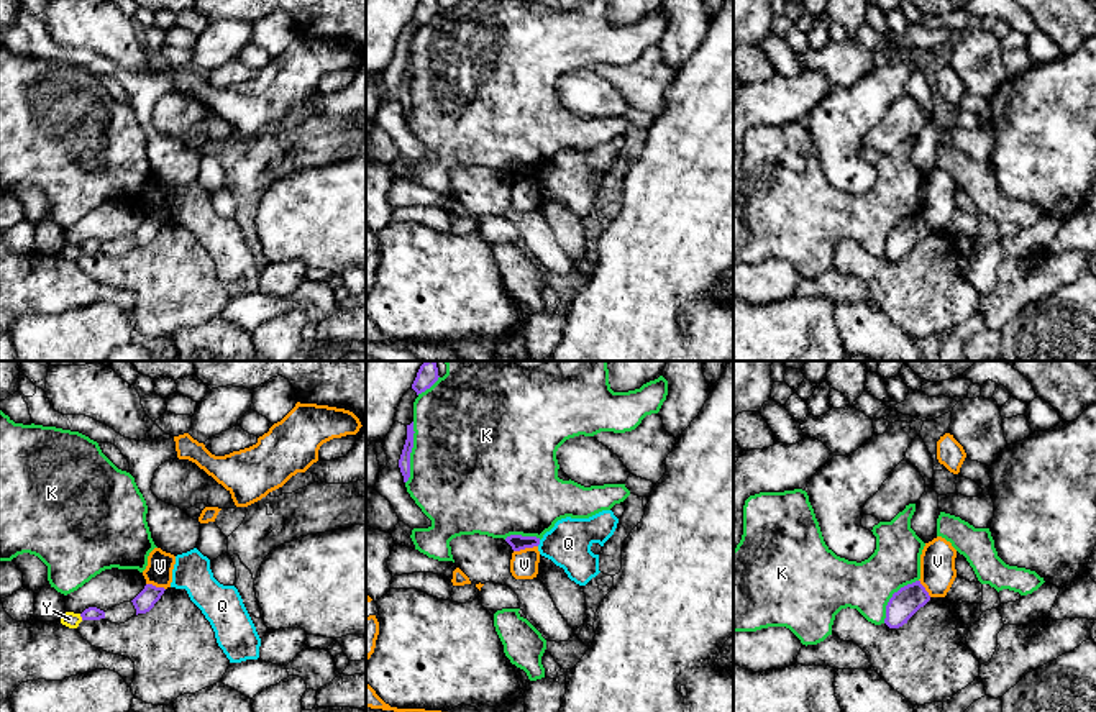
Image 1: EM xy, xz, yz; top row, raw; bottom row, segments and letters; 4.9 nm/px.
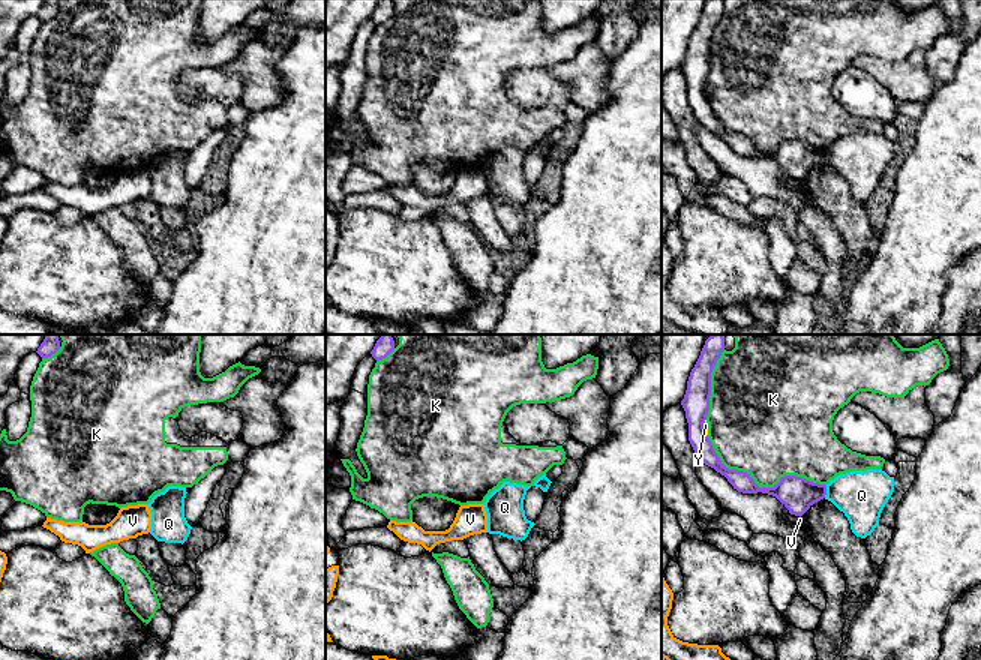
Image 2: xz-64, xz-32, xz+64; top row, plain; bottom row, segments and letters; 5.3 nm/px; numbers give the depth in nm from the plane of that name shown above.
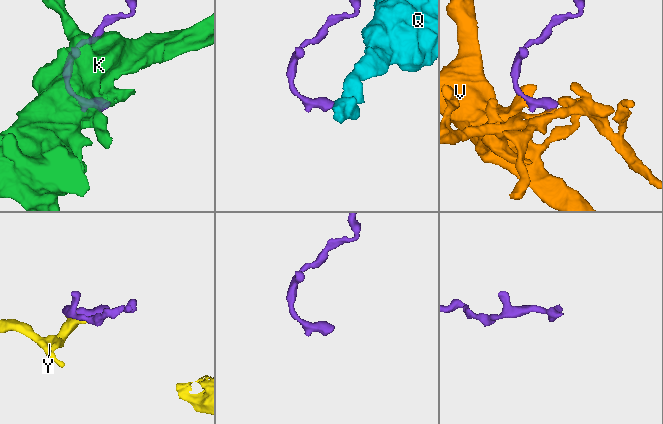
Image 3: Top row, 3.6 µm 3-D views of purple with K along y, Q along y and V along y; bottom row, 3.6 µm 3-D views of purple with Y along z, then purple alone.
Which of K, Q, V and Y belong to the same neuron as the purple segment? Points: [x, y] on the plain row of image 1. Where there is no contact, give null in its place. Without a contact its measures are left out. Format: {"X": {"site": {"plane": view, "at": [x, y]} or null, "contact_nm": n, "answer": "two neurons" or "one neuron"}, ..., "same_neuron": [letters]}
{"K": {"site": {"plane": "xz", "at": [410, 84]}, "contact_nm": 300, "answer": "two neurons"}, "Q": {"site": {"plane": "xz", "at": [538, 176]}, "contact_nm": 40, "answer": "two neurons"}, "V": {"site": {"plane": "xz", "at": [525, 179]}, "contact_nm": 120, "answer": "two neurons"}, "Y": {"site": {"plane": "xy", "at": [81, 248]}, "contact_nm": 40, "answer": "two neurons"}, "same_neuron": []}

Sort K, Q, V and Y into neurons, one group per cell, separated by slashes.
K / Q / V / Y

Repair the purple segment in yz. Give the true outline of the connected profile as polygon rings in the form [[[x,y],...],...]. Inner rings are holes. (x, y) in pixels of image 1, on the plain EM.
[[[920,213],[901,220],[897,225],[893,226],[886,238],[884,256],[889,261],[902,259],[929,233],[930,228],[920,217]]]

